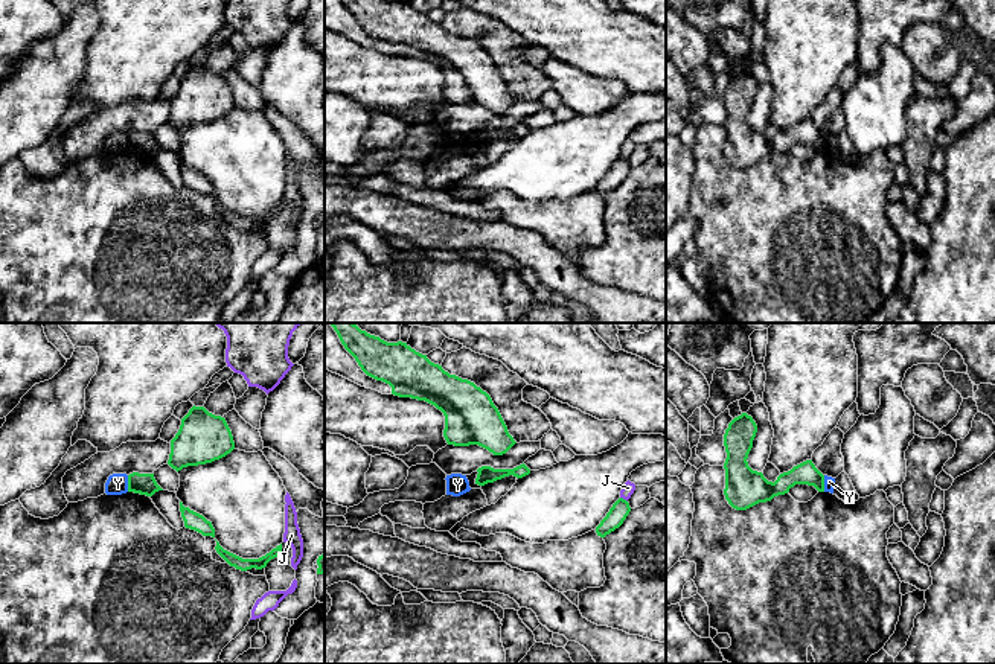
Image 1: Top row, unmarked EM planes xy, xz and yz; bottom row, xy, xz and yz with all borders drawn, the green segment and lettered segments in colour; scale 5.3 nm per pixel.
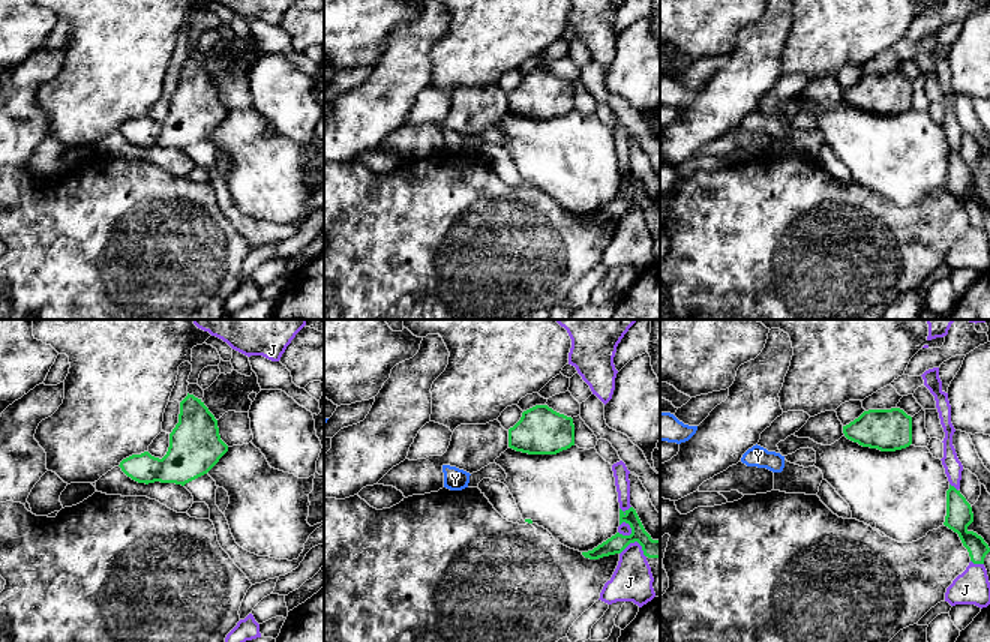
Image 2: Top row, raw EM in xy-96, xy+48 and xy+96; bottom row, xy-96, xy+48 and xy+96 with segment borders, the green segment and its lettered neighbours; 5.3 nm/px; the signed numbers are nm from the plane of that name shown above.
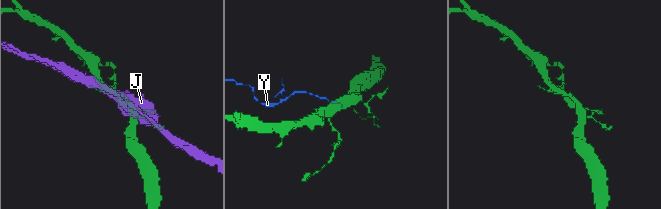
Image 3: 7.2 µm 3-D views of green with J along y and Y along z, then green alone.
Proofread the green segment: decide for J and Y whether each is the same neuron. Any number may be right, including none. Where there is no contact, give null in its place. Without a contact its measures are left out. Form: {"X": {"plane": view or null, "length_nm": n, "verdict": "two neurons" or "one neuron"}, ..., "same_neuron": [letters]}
{"J": {"plane": "xz", "length_nm": 50, "verdict": "two neurons"}, "Y": {"plane": "xy", "length_nm": 90, "verdict": "two neurons"}, "same_neuron": []}

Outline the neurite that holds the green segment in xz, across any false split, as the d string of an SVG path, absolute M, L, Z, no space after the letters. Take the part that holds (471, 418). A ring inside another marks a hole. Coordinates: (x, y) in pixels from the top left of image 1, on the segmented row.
M355 323L329 324L367 376L389 384L395 396L425 401L443 413L448 445L478 445L503 455L517 443L491 396L474 382L450 375L407 343L387 343Z

